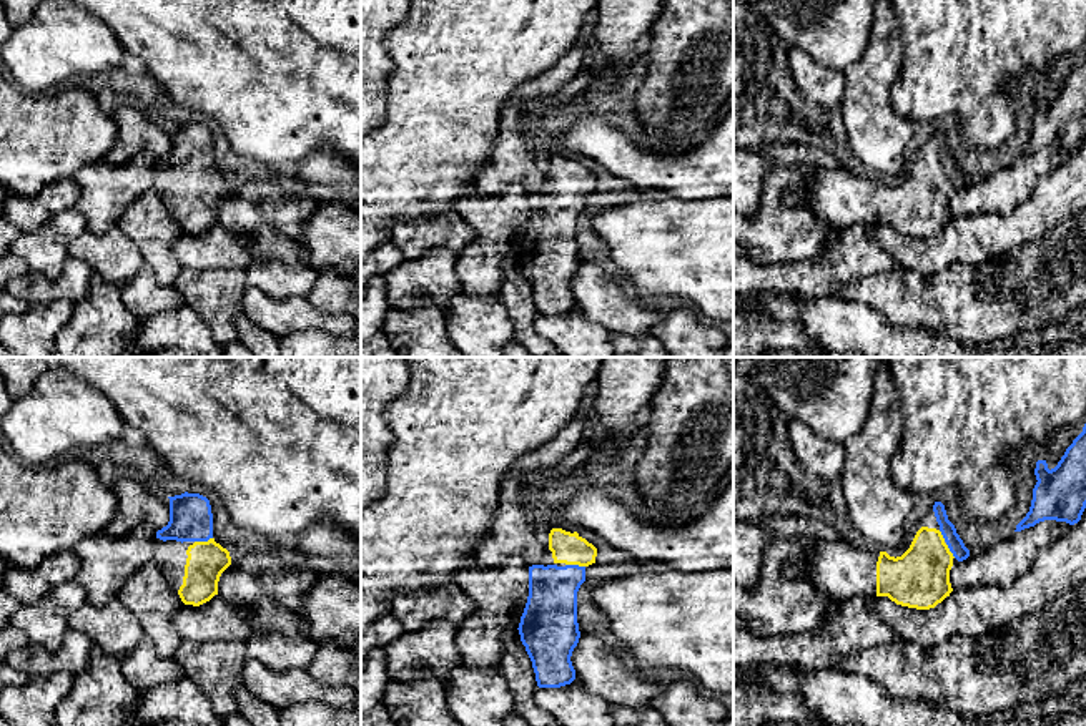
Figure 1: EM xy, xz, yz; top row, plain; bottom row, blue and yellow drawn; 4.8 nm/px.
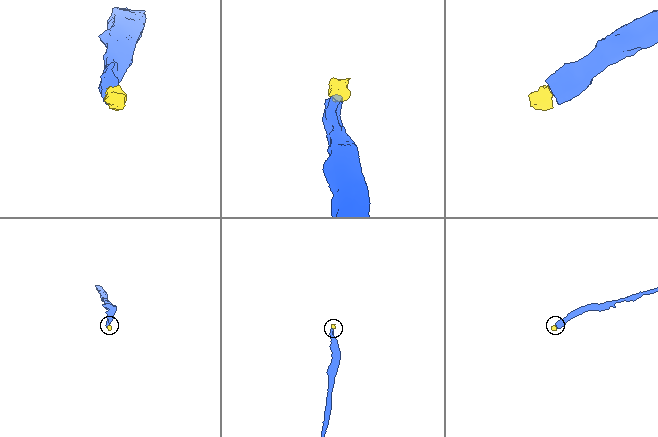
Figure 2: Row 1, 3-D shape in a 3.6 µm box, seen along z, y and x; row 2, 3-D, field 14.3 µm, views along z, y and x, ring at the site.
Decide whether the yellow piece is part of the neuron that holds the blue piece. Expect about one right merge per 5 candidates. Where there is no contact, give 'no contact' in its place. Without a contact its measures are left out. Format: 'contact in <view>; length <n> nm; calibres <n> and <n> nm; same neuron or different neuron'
contact in xz; length 100 nm; calibres 260 and 150 nm; same neuron

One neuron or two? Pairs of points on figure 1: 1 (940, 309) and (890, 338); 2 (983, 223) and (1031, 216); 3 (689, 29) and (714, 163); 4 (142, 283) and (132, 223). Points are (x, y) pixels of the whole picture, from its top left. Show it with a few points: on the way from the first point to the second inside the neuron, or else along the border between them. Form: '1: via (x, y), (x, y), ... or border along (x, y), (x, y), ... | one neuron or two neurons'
1: border along (873, 309), (897, 326), (920, 326), (947, 336) | two neurons
2: via (995, 223), (1020, 223) | one neuron
3: border along (715, 125), (696, 147), (676, 155) | two neurons
4: border along (145, 263), (160, 283), (172, 284) | two neurons

